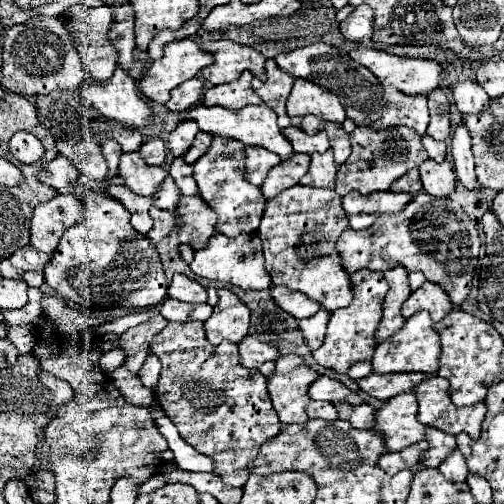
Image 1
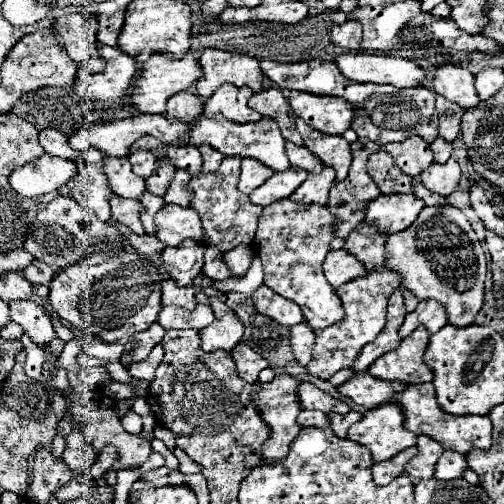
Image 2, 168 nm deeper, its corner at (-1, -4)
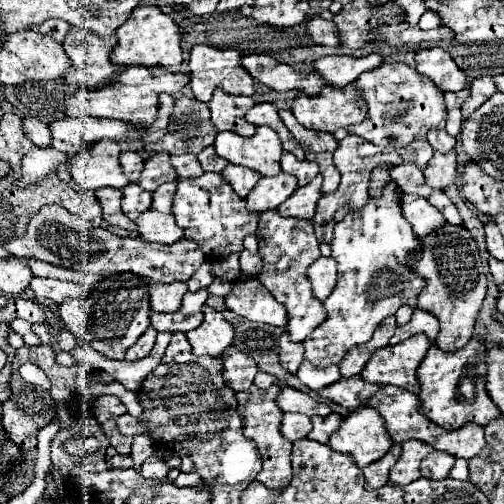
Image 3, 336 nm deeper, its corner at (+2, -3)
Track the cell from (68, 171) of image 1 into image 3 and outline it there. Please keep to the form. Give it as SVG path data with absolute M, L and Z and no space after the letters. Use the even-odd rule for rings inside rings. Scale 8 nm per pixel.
M34 146L22 160L22 178L20 186L30 186L44 176L56 172L58 164L64 164L68 156L64 152L58 152L56 148L38 148Z

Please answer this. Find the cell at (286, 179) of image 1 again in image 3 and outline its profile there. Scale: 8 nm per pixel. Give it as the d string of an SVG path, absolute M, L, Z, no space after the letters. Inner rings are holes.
M284 172L272 178L260 178L252 192L246 196L246 208L258 214L266 210L276 210L286 198L292 196L296 188L296 178Z

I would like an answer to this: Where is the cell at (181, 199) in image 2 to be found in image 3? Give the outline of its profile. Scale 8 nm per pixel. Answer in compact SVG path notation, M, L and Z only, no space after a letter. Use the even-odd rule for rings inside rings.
M168 182L164 186L160 186L154 194L152 194L152 210L156 212L170 212L172 210L172 196L176 190L176 182Z

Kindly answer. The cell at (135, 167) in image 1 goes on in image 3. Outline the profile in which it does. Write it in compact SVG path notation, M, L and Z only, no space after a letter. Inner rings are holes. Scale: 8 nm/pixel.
M98 140L96 144L80 146L80 150L68 158L72 178L86 190L98 190L104 186L124 188L128 180L120 170L120 146L112 140Z

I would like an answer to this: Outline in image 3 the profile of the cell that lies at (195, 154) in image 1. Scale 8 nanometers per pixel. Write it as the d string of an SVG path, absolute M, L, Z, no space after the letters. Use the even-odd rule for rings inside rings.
M212 146L204 148L204 150L198 154L198 160L200 160L200 164L202 164L202 168L204 168L206 172L222 172L222 170L226 168L226 164L228 164L224 158L220 158L220 156L216 154L216 150L214 150Z

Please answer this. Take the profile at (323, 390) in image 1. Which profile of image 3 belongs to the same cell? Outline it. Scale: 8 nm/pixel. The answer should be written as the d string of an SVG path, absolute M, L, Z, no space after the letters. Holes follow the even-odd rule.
M290 386L280 390L276 402L278 402L280 410L284 410L284 412L300 412L300 414L306 414L306 416L316 416L316 414L328 416L330 414L330 408L324 402L312 398L310 394L302 392L302 390L290 388Z

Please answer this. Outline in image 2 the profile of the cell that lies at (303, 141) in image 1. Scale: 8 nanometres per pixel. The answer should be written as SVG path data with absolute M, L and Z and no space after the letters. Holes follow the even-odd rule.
M287 141L287 155L289 155L289 161L293 167L301 167L311 173L319 173L325 167L321 163L321 159L317 159L305 145L295 145L295 143Z

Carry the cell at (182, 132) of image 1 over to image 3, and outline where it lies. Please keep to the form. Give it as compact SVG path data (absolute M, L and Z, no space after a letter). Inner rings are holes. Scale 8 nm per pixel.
M184 154L184 156L172 156L172 168L176 170L178 178L196 178L202 176L204 170L196 156Z

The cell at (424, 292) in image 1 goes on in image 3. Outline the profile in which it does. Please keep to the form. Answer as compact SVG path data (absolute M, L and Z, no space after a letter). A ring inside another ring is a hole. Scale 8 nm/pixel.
M416 308L414 314L412 314L412 320L410 320L408 324L396 328L394 336L390 338L390 346L400 344L400 342L404 342L406 338L410 338L410 336L414 336L414 334L420 334L420 332L426 334L430 340L436 338L436 334L438 334L438 320L432 318L432 314L428 314L426 310Z

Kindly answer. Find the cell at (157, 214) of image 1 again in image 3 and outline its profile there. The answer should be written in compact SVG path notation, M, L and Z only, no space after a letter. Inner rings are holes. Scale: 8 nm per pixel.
M128 184L124 190L122 190L124 198L122 198L122 212L128 216L128 218L136 218L140 216L142 212L146 212L150 208L150 200L152 200L152 194L150 192L144 192L140 190L138 184Z

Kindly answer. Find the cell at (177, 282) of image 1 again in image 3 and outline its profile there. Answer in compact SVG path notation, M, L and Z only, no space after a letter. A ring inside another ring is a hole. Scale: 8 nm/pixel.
M148 282L150 288L150 308L154 312L174 312L180 308L182 296L188 292L184 282Z

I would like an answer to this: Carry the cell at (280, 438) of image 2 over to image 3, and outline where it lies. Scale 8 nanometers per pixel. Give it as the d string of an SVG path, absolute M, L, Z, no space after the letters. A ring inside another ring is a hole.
M250 386L246 392L236 394L236 398L238 398L236 410L238 410L238 416L242 418L244 436L256 444L258 454L262 458L262 470L256 476L256 480L262 482L270 490L284 490L292 480L292 466L290 466L292 444L280 434L280 422L282 422L284 412L276 406L278 392L280 392L278 386L270 386L268 390L260 390L256 386Z

